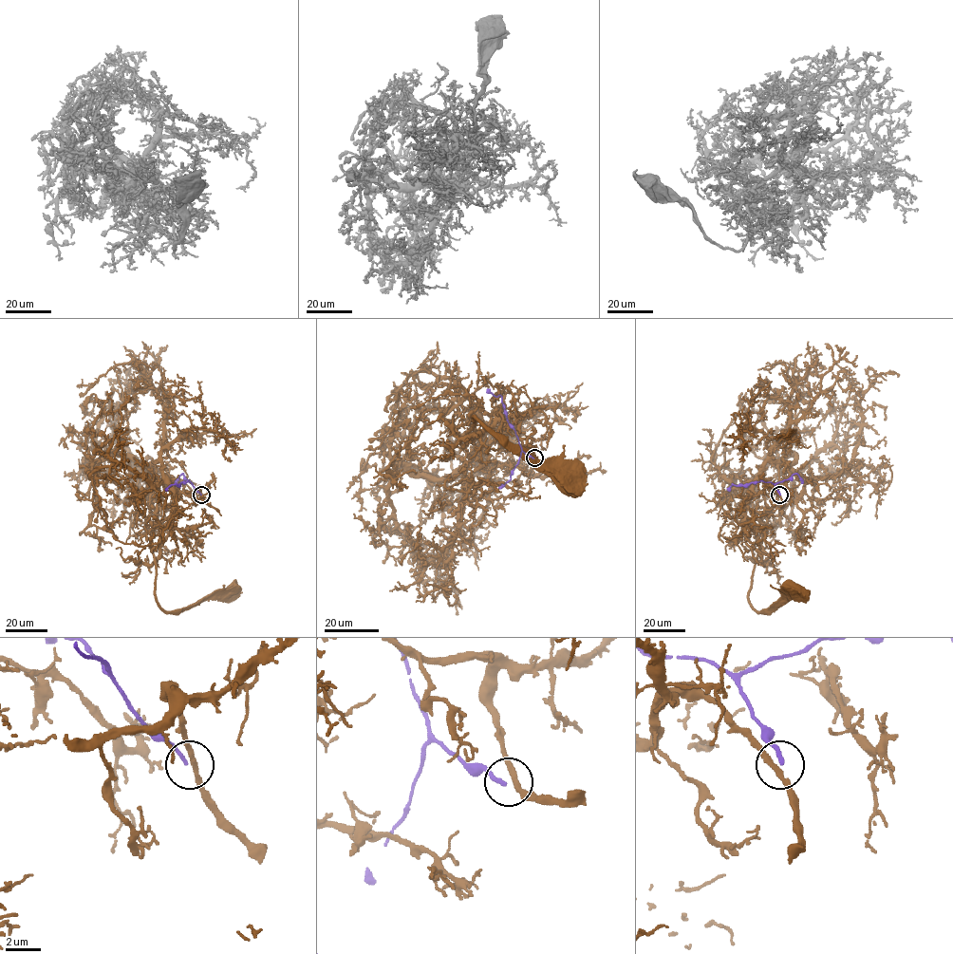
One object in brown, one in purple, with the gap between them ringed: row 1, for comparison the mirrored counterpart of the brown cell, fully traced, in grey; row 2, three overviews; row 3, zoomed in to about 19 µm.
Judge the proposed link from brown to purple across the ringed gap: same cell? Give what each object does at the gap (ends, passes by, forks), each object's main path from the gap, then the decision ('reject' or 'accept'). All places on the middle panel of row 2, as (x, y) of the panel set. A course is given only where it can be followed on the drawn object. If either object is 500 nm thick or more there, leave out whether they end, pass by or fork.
brown passes by; purple ends there; brown runs (534, 458), (530, 439), (520, 439), (498, 423), (484, 438), (471, 440), (467, 434), (473, 417), (567, 482); purple runs (533, 458), (521, 448), (509, 423), (500, 396), (495, 396), (488, 391); reject

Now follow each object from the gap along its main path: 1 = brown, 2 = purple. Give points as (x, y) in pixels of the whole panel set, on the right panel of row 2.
1: (779, 495), (770, 487), (756, 493), (755, 482), (764, 480), (766, 532), (749, 601), (760, 611), (798, 594)
2: (780, 495), (773, 483), (761, 480), (744, 485), (732, 484), (729, 491)

